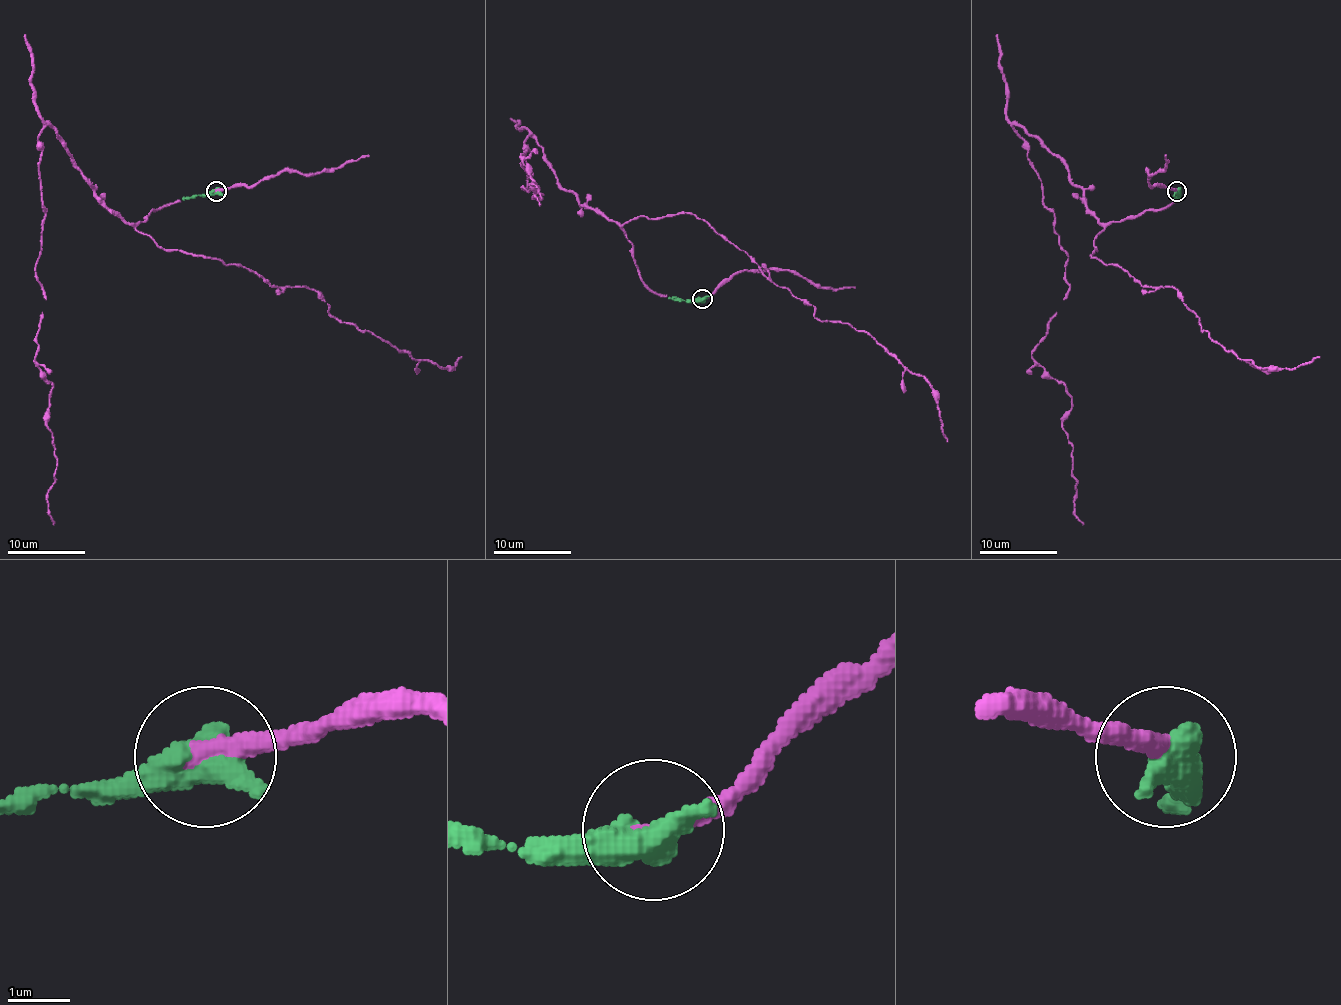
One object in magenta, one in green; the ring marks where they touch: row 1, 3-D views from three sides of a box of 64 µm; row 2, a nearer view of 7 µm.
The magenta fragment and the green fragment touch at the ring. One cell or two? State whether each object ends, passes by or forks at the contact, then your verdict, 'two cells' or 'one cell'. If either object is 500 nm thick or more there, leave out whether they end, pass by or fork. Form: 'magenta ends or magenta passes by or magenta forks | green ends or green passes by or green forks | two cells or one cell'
two cells

